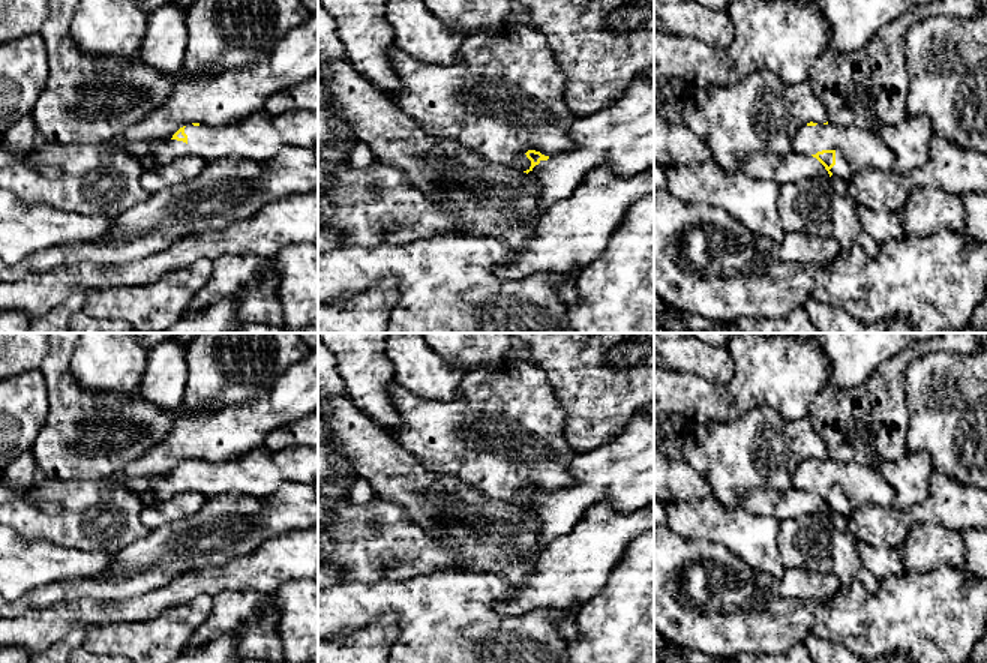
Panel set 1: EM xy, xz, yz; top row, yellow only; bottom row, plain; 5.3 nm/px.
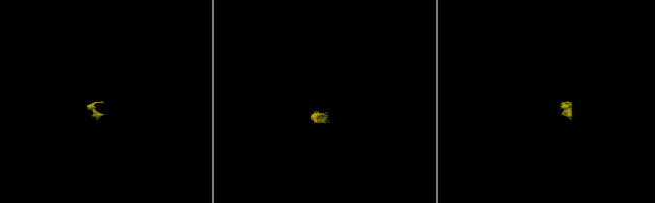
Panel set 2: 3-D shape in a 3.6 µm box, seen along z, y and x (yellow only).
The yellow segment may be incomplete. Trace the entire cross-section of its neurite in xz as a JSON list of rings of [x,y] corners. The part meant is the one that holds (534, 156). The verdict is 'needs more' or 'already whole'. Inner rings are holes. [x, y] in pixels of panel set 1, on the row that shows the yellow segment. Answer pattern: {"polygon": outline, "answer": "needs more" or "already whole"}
{"polygon": [[[639,78],[615,104],[578,117],[570,128],[570,138],[576,148],[567,153],[550,158],[536,150],[525,153],[531,166],[524,172],[537,180],[538,198],[546,208],[572,196],[592,168],[608,164],[620,177],[630,177],[654,165],[654,81]]], "answer": "needs more"}

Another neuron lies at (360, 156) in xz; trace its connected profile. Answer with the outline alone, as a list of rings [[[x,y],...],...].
[[[357,140],[350,148],[348,165],[356,168],[369,168],[376,162],[370,148]]]

